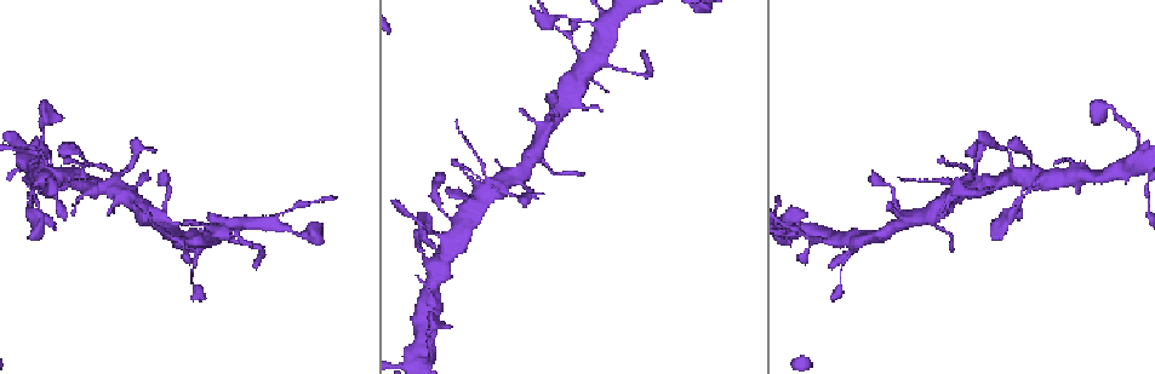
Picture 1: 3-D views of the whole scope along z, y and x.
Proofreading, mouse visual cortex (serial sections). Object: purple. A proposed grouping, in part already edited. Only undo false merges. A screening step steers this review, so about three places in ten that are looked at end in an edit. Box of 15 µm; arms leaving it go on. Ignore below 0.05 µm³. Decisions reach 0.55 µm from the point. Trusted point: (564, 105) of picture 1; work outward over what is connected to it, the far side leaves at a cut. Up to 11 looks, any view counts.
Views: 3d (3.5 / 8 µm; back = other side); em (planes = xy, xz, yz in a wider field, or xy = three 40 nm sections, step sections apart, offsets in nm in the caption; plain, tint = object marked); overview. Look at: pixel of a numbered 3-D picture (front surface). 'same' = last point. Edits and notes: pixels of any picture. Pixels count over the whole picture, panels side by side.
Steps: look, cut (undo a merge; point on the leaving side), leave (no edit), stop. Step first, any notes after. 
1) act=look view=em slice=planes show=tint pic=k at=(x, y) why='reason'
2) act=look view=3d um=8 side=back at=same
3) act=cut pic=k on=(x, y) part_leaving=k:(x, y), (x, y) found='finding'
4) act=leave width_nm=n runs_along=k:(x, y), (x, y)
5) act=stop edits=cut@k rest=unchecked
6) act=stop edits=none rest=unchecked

act=look view=em slice=planes show=tint pic=1 at=(568, 36) why='thick turns thin'

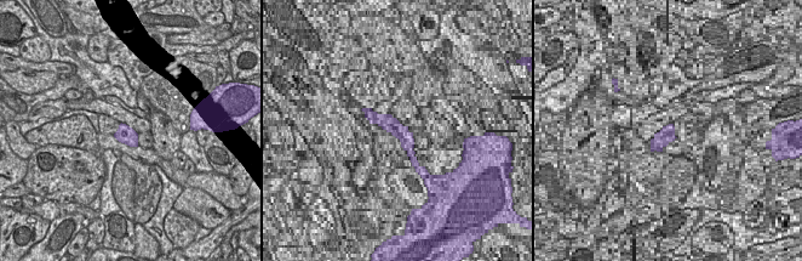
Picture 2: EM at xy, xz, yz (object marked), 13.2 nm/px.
act=look view=3d um=3.5 at=same why='see where the arms go'

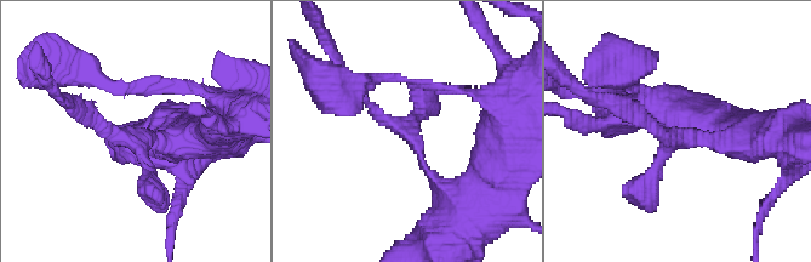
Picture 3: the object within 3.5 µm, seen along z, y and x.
act=leave runs_along=3:(450, 195), (421, 165), (413, 136), (349, 84) found='all the same cell'

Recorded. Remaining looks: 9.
act=look view=3d um=3.5 side=back pic=1 at=(609, 64) why='sudden change in width'

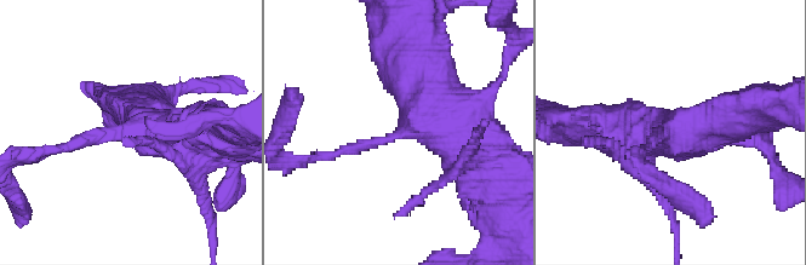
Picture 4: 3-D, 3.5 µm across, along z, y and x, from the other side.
act=look view=em slice=planes show=tint pic=4 at=(661, 133) arm_widths_nm=150,600

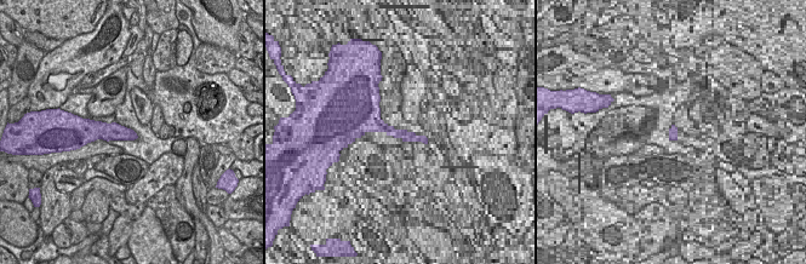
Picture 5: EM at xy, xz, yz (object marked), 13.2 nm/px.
act=leave runs_along=4:(193, 132), (114, 132), (44, 150) found='continuous, no second cell'

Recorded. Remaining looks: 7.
act=look view=3d um=8 pic=1 at=(933, 222) why='thick turns thin'

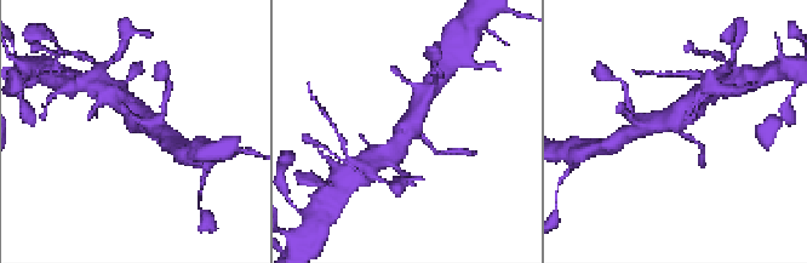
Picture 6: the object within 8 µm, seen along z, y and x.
act=look view=3d um=3.5 pic=6 at=(677, 129) why='zoom in'

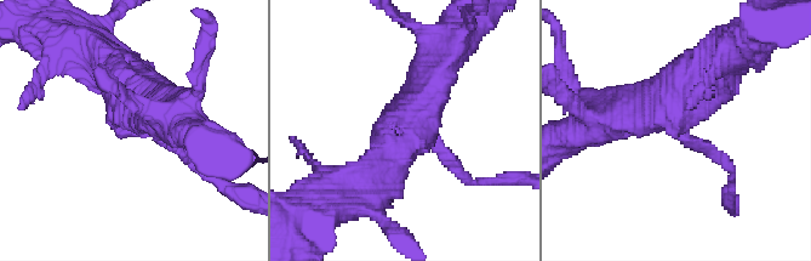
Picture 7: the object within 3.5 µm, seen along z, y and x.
act=look view=em slice=xy step=2 show=tint pic=7 at=(679, 125)

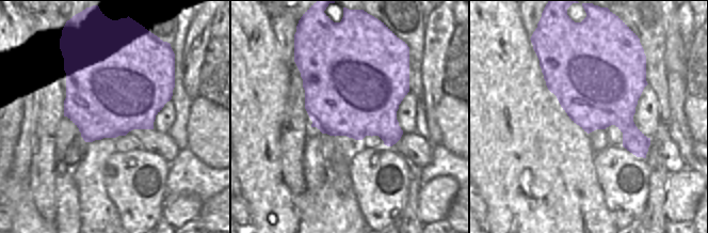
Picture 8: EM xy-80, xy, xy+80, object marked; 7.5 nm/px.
act=leave width_nm=750 runs_along=7:(443, 55), (413, 123), (372, 175) found='all the same cell'

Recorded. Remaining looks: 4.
act=look view=3d um=3.5 pic=1 at=(967, 180) why='looks like a crossing'

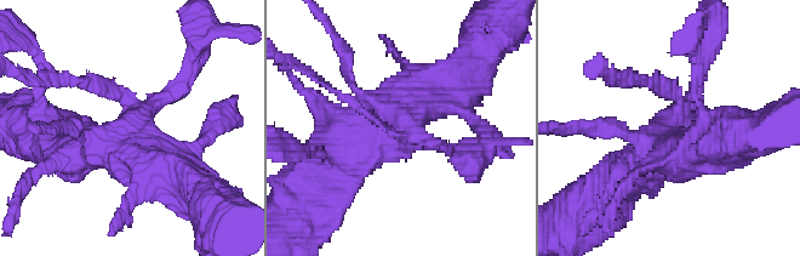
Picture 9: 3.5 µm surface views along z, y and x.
act=look view=em slice=xy step=2 show=tint pic=9 at=(672, 126) why='shape alone is not enough'

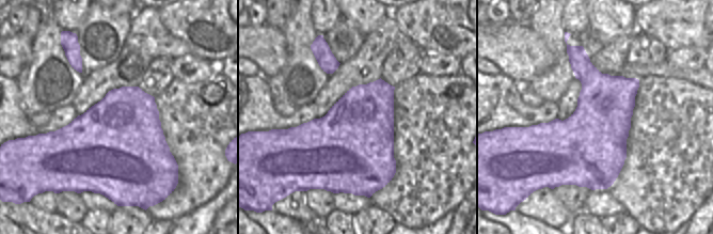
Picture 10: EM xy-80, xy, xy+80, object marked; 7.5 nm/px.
act=cut pic=9 on=(93, 83) width_nm=650 part_leaving=9:(123, 96), (74, 78), (26, 81) found='a second cell is stuck on'

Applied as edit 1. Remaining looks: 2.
act=stop edits=cut@9 rest=unchecked

